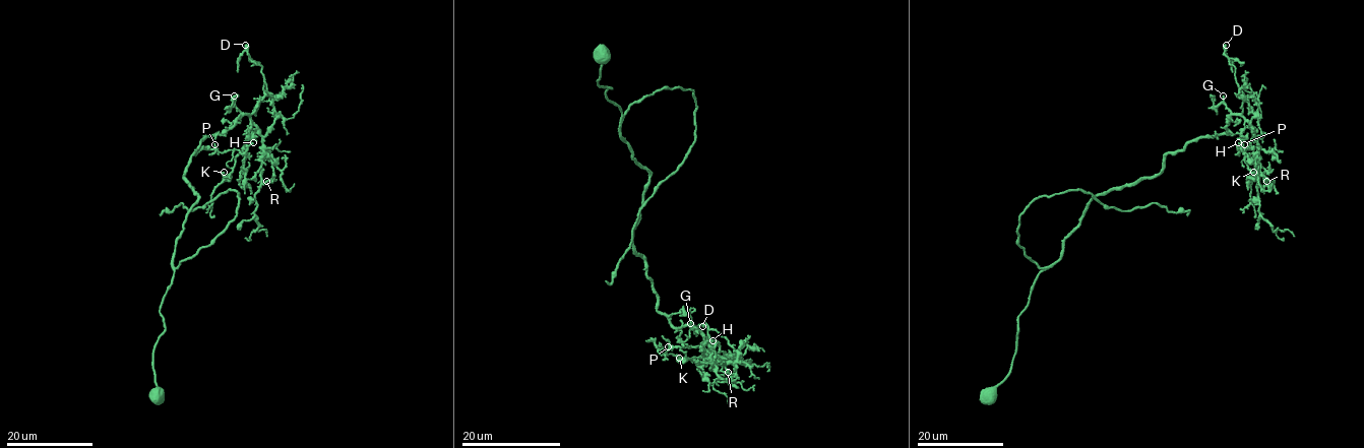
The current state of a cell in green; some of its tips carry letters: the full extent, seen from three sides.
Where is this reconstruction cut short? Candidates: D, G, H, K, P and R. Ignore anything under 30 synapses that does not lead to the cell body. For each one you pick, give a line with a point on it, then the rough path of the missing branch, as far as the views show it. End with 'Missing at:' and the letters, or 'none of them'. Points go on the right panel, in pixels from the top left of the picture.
G: (1223, 96) | (1223, 96), (1229, 92), (1240, 101)
Missing at: G

